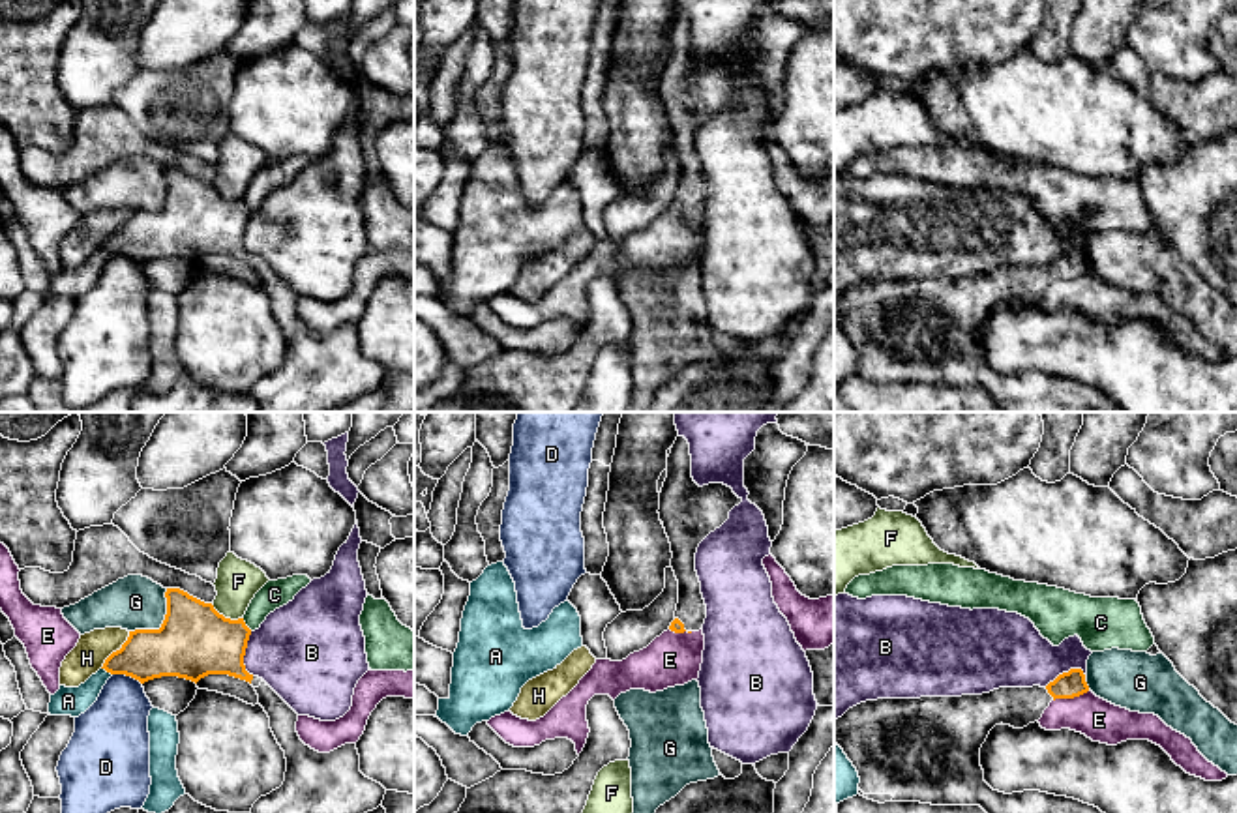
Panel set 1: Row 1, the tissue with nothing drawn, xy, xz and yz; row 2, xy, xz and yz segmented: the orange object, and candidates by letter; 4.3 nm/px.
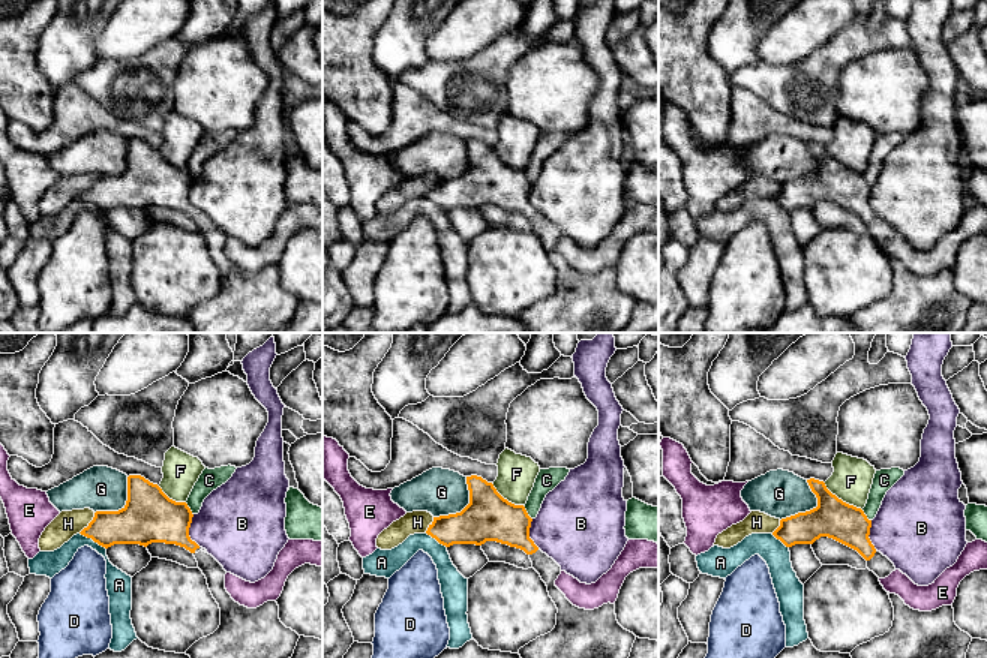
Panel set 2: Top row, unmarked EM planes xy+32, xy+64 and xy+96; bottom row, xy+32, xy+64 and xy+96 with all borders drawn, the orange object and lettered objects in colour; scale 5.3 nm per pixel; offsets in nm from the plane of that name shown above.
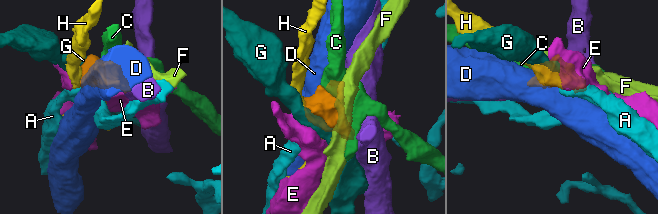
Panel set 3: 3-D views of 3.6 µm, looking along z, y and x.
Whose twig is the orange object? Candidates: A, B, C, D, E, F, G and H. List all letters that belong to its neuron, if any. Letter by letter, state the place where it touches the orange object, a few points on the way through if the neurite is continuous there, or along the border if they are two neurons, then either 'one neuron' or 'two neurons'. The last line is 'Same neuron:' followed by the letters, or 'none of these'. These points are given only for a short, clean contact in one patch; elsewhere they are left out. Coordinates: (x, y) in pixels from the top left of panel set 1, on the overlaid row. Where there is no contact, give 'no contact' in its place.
A: contact xy (107, 671); border xy (102, 667), (111, 675); two neurons
B: contact yz (1065, 673); two neurons
C: contact xy (244, 624); two neurons
D: contact xy (128, 675); two neurons
E: contact yz (1071, 697); border yz (1089, 690), (1054, 701); two neurons
F: contact xy (227, 619); two neurons
G: contact xy (163, 622); two neurons
H: contact xy (117, 650); two neurons
Same neuron: none of these

